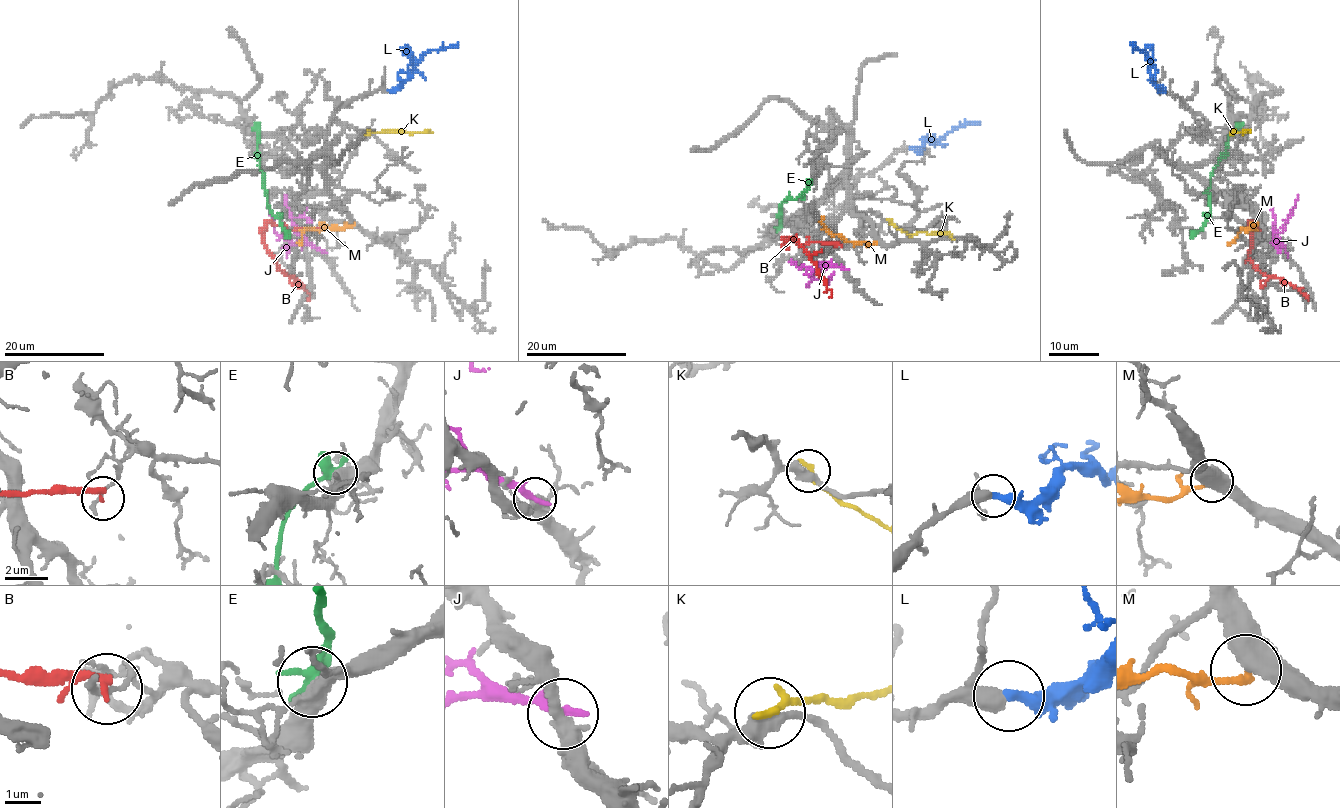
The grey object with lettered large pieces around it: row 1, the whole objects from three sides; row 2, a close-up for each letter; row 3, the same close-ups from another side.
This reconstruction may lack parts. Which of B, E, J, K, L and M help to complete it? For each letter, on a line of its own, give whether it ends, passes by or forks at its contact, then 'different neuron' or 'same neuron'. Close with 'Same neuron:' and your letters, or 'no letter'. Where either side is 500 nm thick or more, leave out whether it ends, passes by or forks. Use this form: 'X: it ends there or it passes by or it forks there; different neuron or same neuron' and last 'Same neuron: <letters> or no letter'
B: it ends there; different neuron
E: different neuron
J: it ends there; different neuron
K: it ends there; different neuron
L: it ends there; same neuron
M: it ends there; different neuron
Same neuron: L

